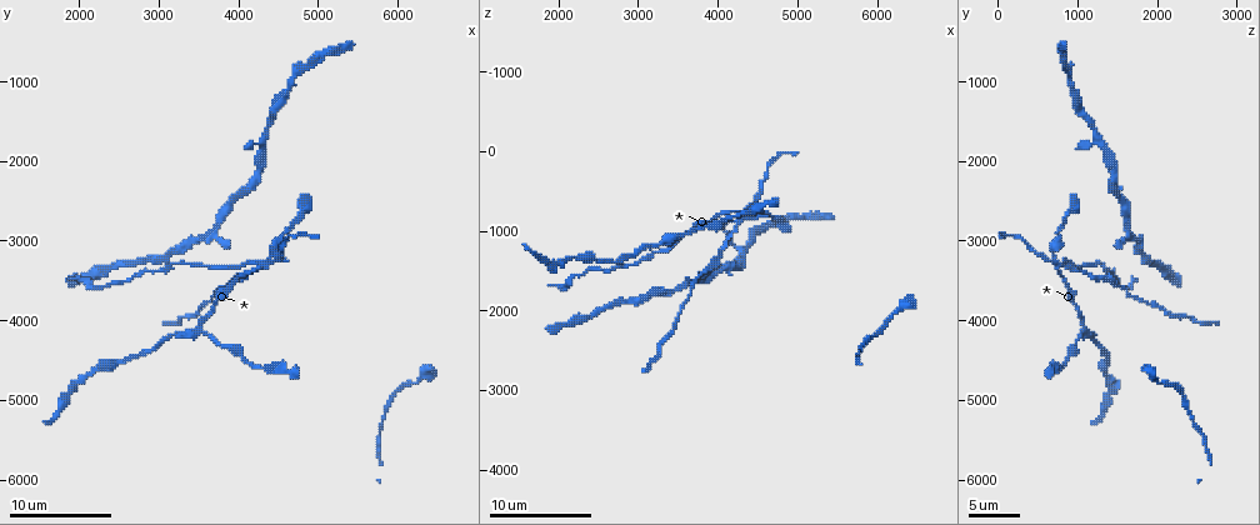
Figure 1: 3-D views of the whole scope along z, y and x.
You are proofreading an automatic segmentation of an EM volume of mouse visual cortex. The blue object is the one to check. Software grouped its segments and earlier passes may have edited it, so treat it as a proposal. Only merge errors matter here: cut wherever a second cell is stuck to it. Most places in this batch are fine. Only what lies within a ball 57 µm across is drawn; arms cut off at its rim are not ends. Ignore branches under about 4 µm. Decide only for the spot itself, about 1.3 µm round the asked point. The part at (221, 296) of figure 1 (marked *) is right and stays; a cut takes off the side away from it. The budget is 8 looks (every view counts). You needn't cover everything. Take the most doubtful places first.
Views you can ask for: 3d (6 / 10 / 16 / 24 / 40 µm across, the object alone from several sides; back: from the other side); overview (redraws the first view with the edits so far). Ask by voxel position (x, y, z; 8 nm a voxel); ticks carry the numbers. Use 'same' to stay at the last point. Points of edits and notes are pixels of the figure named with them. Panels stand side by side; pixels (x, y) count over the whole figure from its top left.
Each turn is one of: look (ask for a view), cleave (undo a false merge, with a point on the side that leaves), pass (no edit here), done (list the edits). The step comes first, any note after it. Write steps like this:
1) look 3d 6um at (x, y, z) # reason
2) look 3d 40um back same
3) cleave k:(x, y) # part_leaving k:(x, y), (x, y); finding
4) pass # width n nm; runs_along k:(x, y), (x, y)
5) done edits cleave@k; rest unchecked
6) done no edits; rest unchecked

look 3d 6um at (4350, 3300, 800)

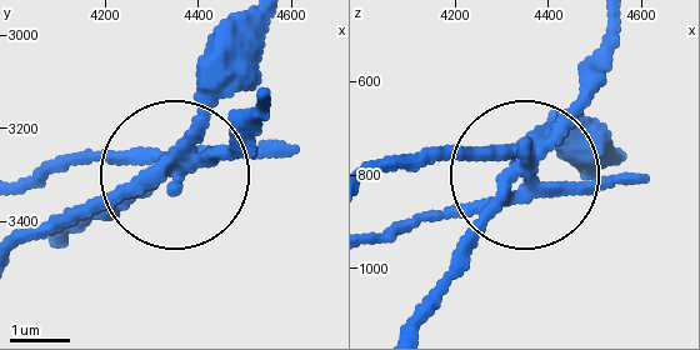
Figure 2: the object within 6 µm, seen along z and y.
look 3d 6um back at (4355, 3280, 780)

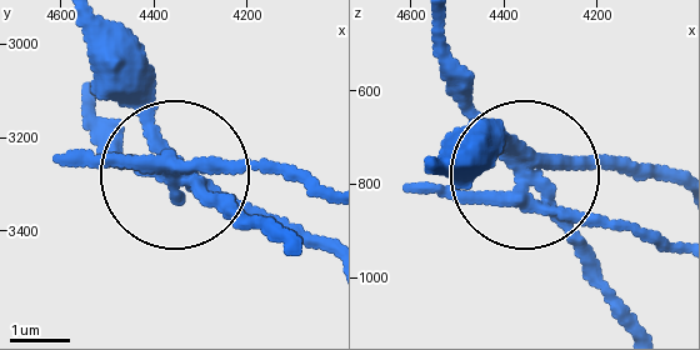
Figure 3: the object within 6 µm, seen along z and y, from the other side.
cleave 3:(218, 203) # arms 5; two cells meet here

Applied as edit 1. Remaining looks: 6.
look 3d 10um at (3500, 4150, 1050) # branch point

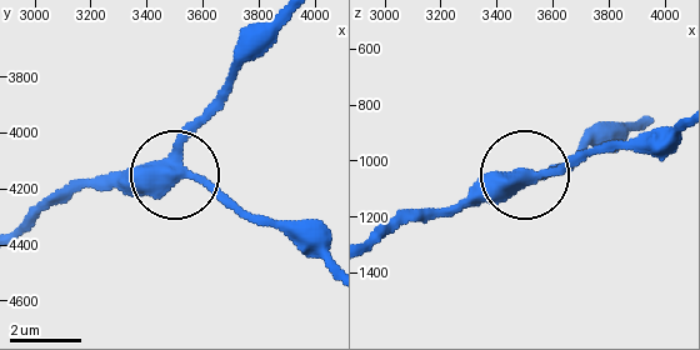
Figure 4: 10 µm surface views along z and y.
look 3d 10um back at (3510, 4140, 1060)

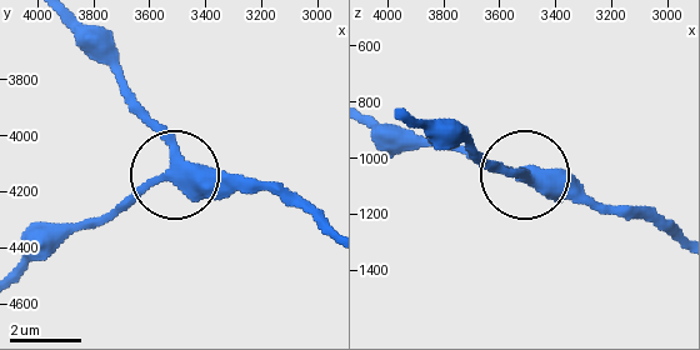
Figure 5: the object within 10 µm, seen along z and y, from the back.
pass # runs_along 5:(99, 54), (176, 174), (254, 176); all the same cell

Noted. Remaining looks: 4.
look overview

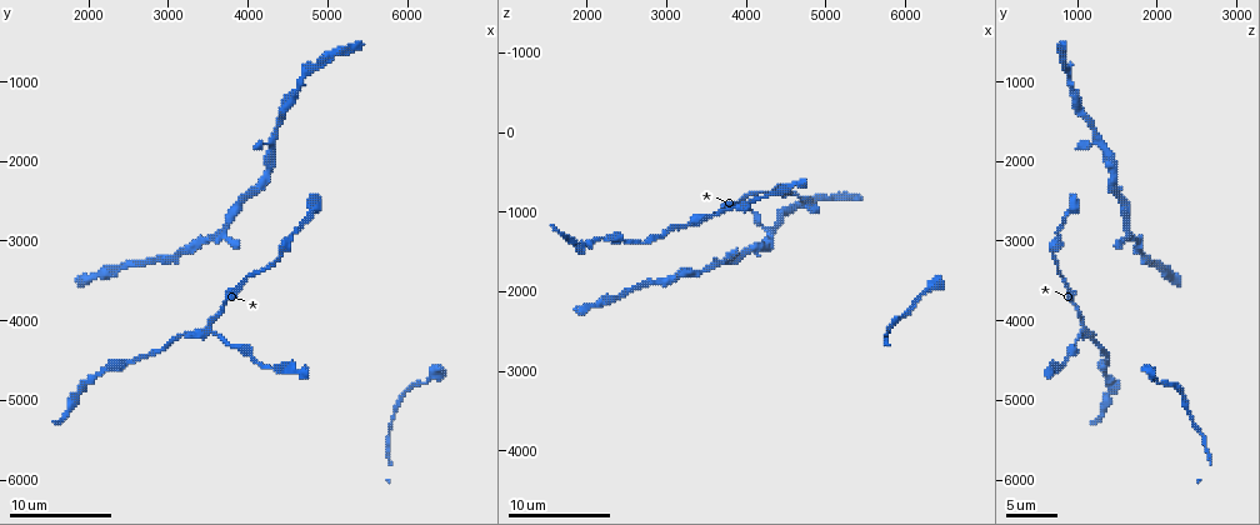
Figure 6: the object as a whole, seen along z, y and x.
look 3d 6um at (4100, 4500, 850) # calibre changes

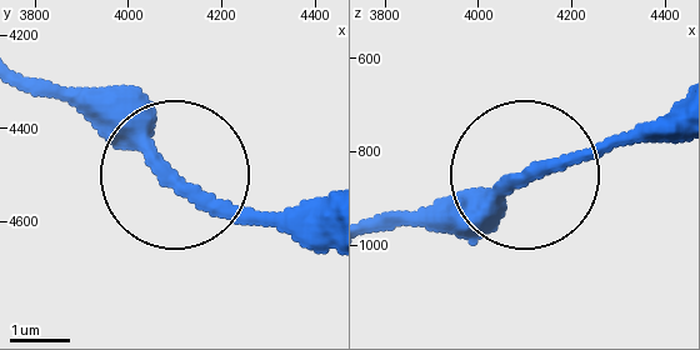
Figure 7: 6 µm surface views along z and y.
pass # width 310 nm; runs_along 7:(380, 224), (484, 214), (644, 134); one cell here

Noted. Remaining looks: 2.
look 3d 16um at (4750, 2650, 900) # calibre changes

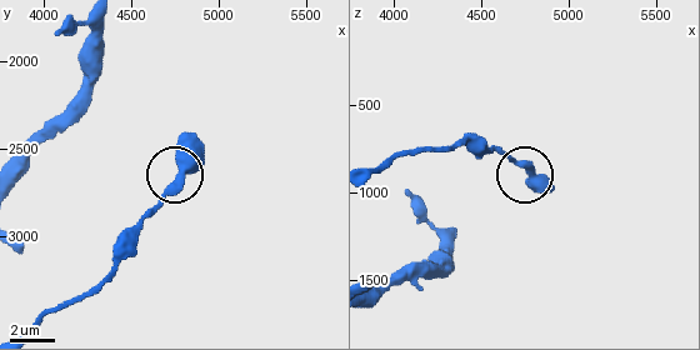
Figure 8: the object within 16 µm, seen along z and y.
look 3d 6um at (4760, 2680, 860)

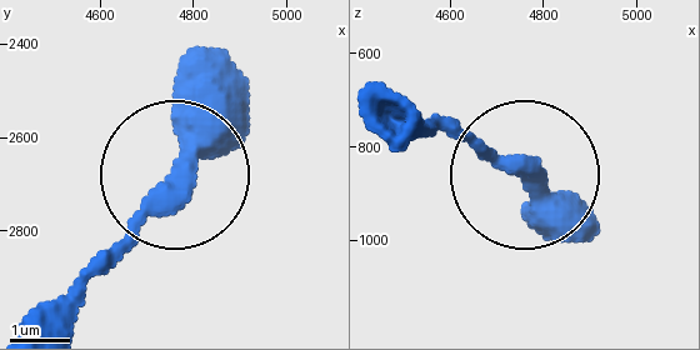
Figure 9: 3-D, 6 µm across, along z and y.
pass # runs_along 9:(35, 321), (175, 158), (195, 58); continuous, no second cell

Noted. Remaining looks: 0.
done edits cleave@3; rest unchecked

